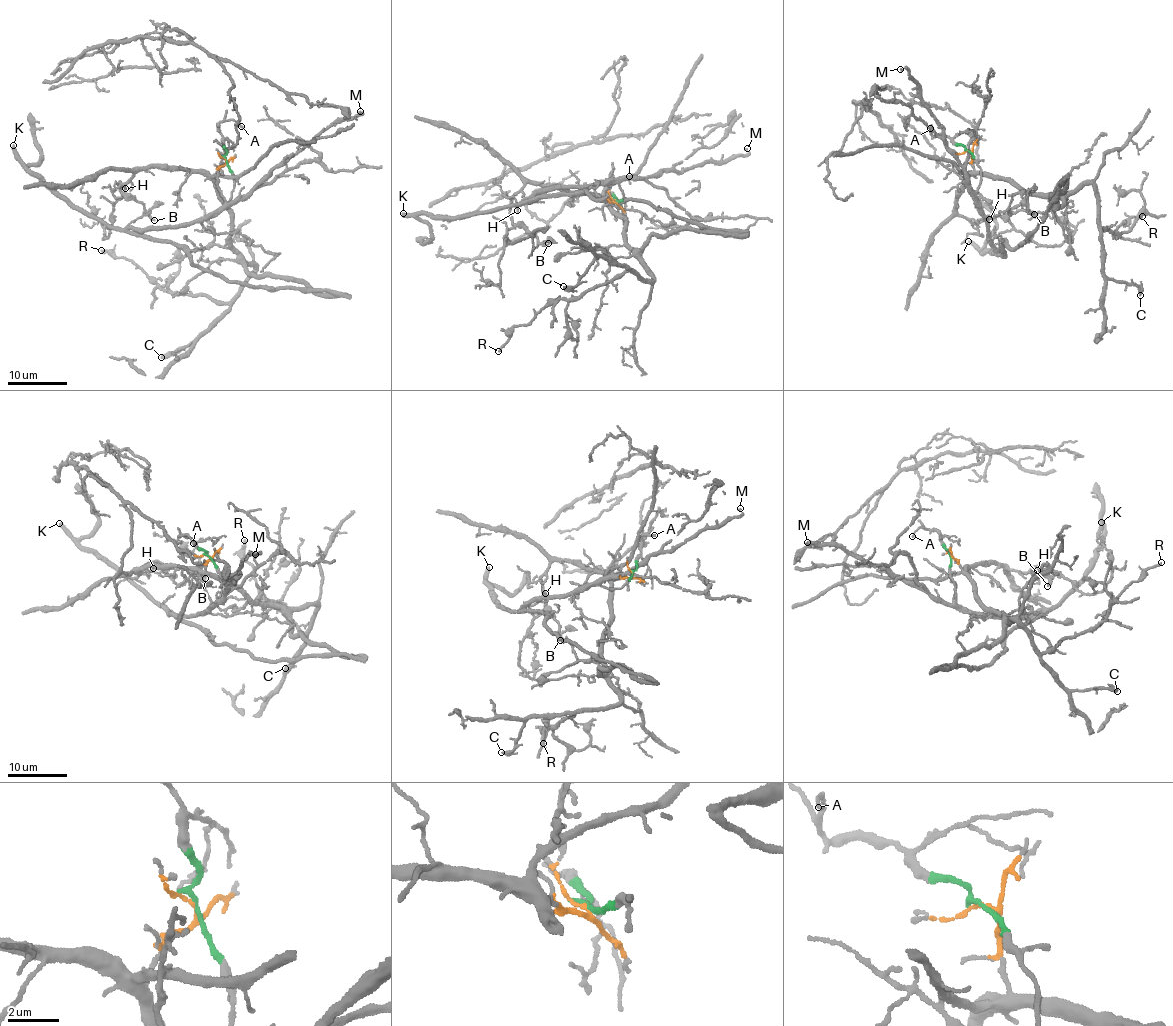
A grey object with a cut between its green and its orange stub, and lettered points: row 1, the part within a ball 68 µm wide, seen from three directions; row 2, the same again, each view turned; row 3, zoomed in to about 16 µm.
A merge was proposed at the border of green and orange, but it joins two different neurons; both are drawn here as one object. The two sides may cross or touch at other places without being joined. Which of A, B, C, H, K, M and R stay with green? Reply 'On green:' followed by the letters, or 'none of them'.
On green: A, K, M

